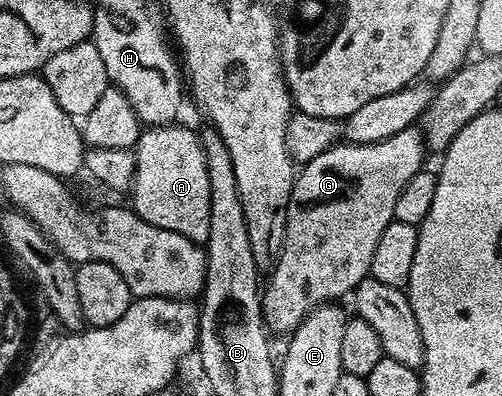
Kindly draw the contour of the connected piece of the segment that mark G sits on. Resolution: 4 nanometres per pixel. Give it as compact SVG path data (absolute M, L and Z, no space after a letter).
M410 126L397 132L397 136L389 136L389 140L373 144L344 141L321 152L321 156L309 160L296 173L287 205L283 247L279 259L270 271L271 283L268 286L266 283L261 290L263 320L268 331L275 333L276 330L283 336L290 336L303 322L305 315L319 306L343 300L339 298L346 294L348 297L357 288L357 284L361 284L361 280L369 277L377 240L381 240L381 232L389 228L395 217L397 196L401 196L401 188L405 188L409 180L413 180L418 170L424 169L423 154L427 153L422 129Z

